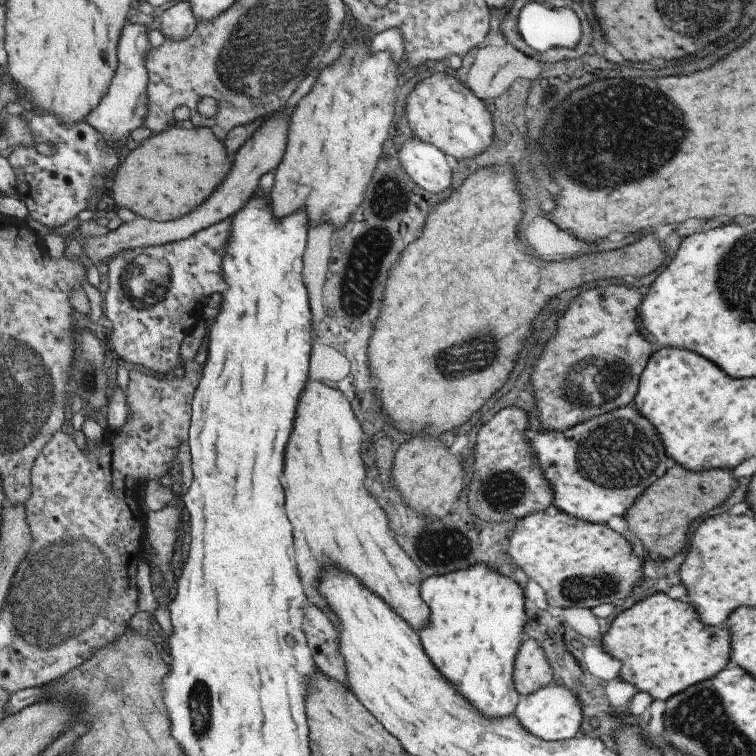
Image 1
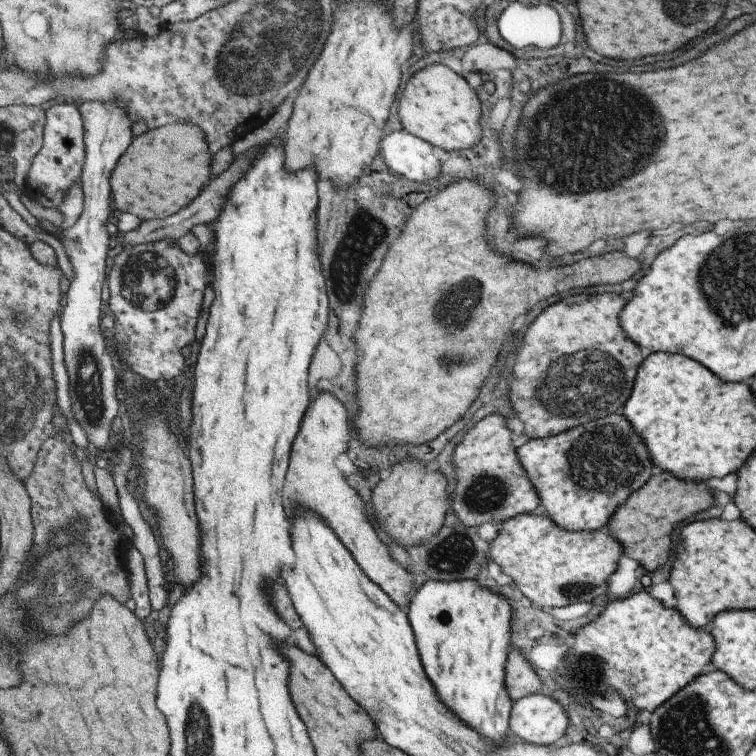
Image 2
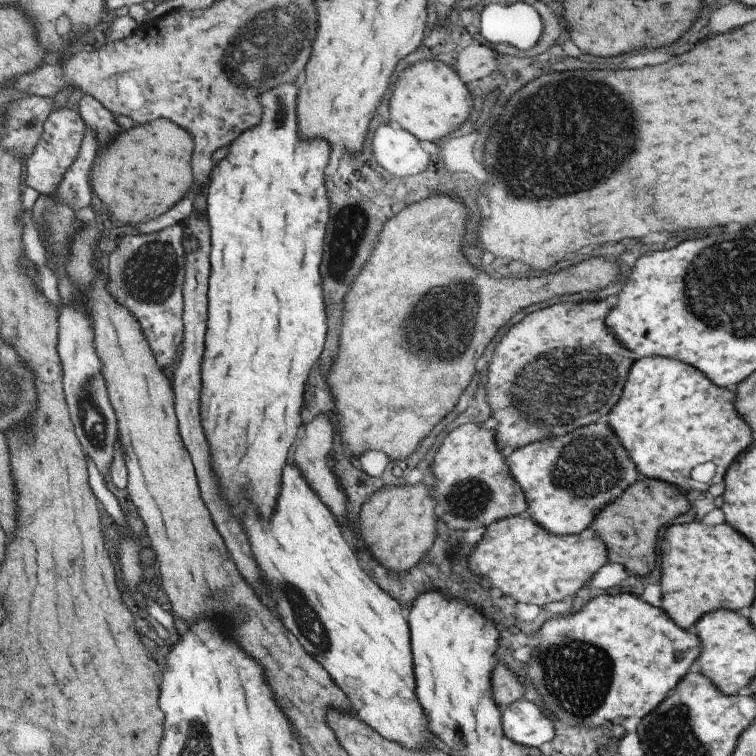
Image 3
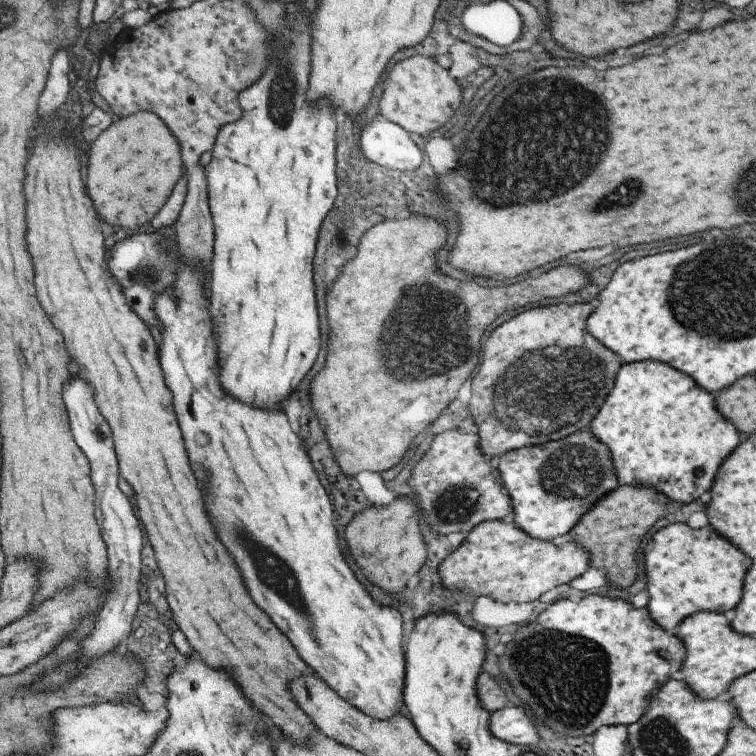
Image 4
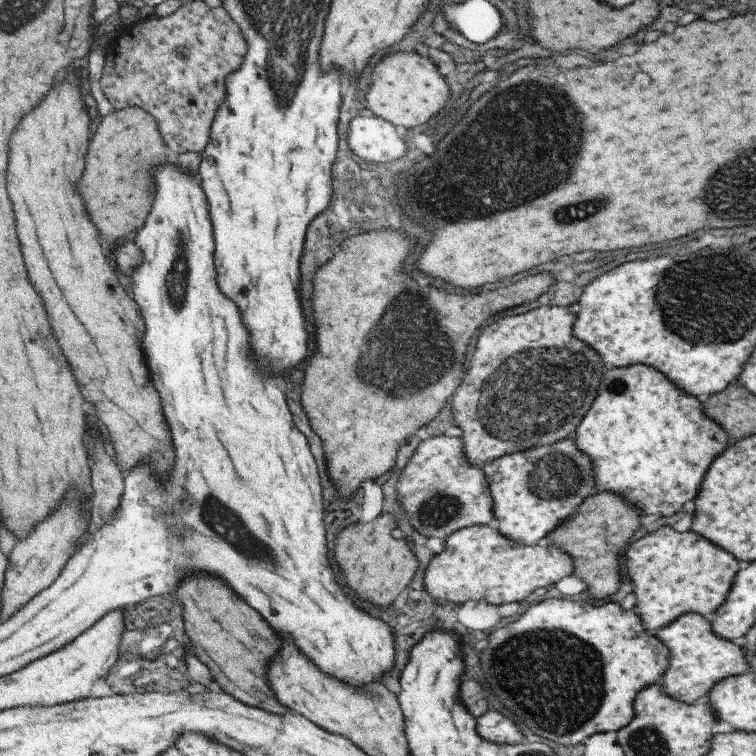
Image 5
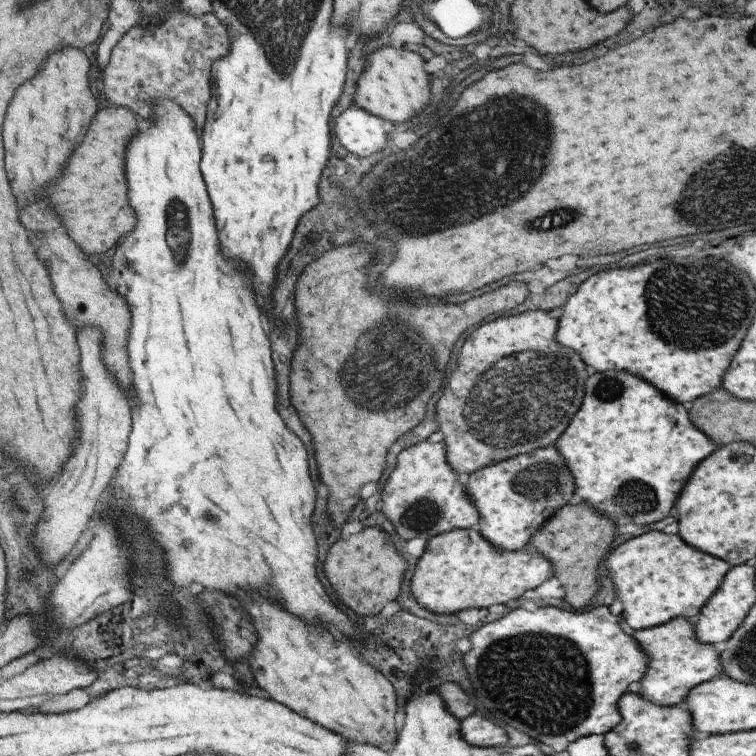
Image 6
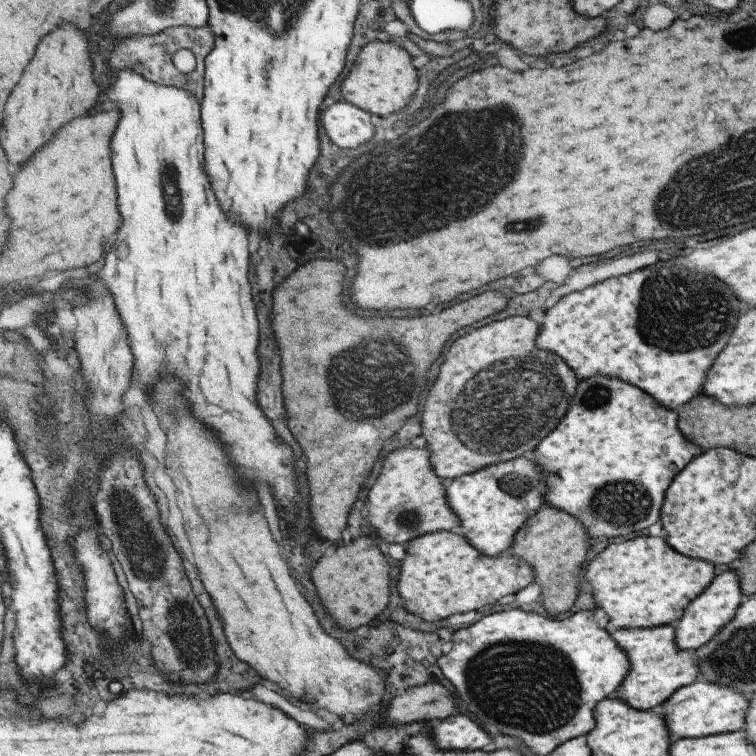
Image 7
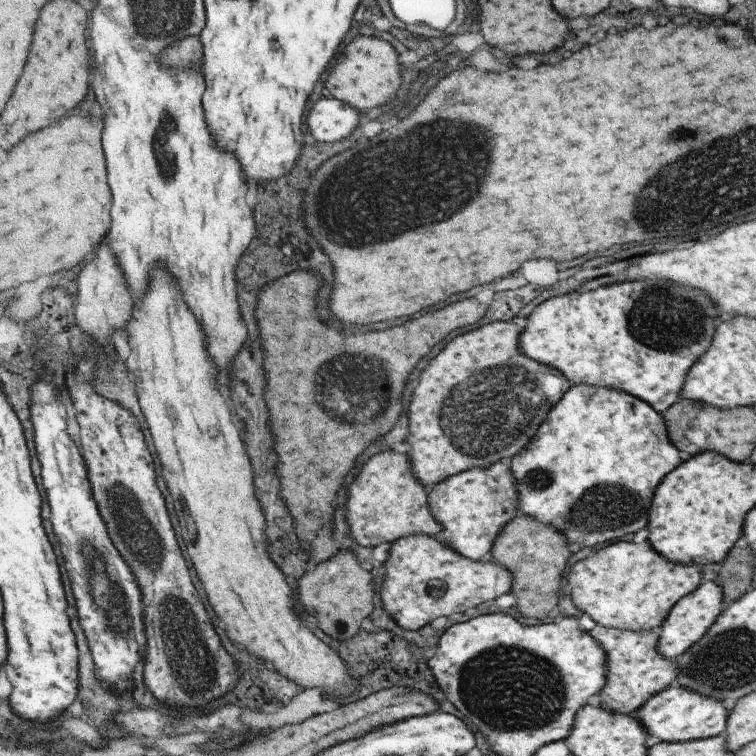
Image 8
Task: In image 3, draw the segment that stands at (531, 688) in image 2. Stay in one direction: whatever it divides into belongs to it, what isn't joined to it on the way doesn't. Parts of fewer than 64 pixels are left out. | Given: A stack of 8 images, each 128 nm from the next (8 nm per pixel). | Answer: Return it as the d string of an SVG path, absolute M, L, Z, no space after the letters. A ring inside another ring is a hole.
M500 662L493 670L491 686L493 686L493 698L503 710L523 698L526 684L519 680L519 676L505 662Z

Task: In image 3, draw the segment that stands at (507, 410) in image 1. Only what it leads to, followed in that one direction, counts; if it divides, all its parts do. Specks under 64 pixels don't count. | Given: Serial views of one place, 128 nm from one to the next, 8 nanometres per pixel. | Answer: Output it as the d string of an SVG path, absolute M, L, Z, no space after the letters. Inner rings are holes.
M475 423L453 430L443 438L430 468L435 478L433 496L443 511L439 519L453 530L487 528L493 522L526 514L527 499L511 476L511 468L495 440L495 430L485 430Z

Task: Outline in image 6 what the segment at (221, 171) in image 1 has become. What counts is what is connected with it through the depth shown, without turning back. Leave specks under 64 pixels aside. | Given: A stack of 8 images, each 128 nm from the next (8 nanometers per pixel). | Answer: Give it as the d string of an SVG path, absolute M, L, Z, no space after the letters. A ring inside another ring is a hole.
M110 106L101 109L91 123L91 134L87 134L87 142L74 152L64 176L57 182L55 194L51 194L51 202L57 202L59 214L67 218L67 226L71 226L71 234L75 234L75 242L87 250L87 254L103 254L111 250L117 240L137 226L137 214L129 202L129 184L127 184L127 146L135 134L139 134L139 126L144 129L140 116L133 109L124 106Z

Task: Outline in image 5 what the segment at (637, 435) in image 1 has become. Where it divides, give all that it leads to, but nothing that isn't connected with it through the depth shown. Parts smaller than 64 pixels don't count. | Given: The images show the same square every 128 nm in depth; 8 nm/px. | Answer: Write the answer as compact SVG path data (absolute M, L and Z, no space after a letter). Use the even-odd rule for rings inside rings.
M571 438L551 446L539 446L531 450L506 454L483 466L483 470L486 472L495 499L496 518L493 525L507 535L513 544L527 546L539 544L545 536L551 535L559 525L567 522L587 496L596 492L593 464L587 458L587 454L577 450Z

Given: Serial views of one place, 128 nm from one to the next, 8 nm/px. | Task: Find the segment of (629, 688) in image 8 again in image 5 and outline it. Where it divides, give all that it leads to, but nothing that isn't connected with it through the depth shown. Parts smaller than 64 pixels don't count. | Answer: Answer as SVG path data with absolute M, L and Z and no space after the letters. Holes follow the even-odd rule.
M700 614L679 615L673 622L652 634L670 650L670 661L668 669L663 673L661 686L671 698L679 702L689 704L705 699L716 682L745 673L750 668L739 642L712 633L709 618Z

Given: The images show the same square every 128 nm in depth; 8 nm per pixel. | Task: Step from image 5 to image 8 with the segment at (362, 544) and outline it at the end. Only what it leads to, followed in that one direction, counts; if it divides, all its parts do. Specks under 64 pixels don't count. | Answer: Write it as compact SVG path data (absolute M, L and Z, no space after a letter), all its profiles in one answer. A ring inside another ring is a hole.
M337 552L331 560L317 564L317 570L304 573L301 580L301 602L315 616L317 626L323 632L337 640L349 640L361 632L363 620L373 614L373 574L369 572L368 564L359 561L353 552Z

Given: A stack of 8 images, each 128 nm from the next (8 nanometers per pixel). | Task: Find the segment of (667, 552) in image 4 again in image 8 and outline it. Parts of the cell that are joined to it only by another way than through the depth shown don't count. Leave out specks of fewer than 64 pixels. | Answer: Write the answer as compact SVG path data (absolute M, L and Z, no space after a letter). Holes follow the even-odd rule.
M647 540L638 544L632 541L615 542L571 566L567 575L568 592L575 607L588 614L598 625L630 631L657 630L671 607L680 598L693 592L706 577L699 572L699 568L700 565L684 565L663 558L652 549Z

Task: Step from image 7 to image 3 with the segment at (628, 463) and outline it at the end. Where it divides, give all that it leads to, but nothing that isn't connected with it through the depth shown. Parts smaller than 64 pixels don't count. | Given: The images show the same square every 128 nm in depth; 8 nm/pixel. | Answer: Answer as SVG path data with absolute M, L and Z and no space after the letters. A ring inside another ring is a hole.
M643 357L631 364L630 373L627 374L622 394L619 396L619 406L611 410L611 418L607 418L607 422L611 422L615 430L619 430L613 434L619 439L619 444L627 450L629 458L633 458L633 466L639 478L661 480L687 494L695 491L705 492L710 485L722 482L727 466L737 454L746 451L752 442L751 430L735 414L733 400L733 388L719 388L711 384L707 378L703 378L699 370L695 370L689 364L673 358ZM704 462L711 462L715 466L715 475L706 484L696 482L690 477L691 469Z

